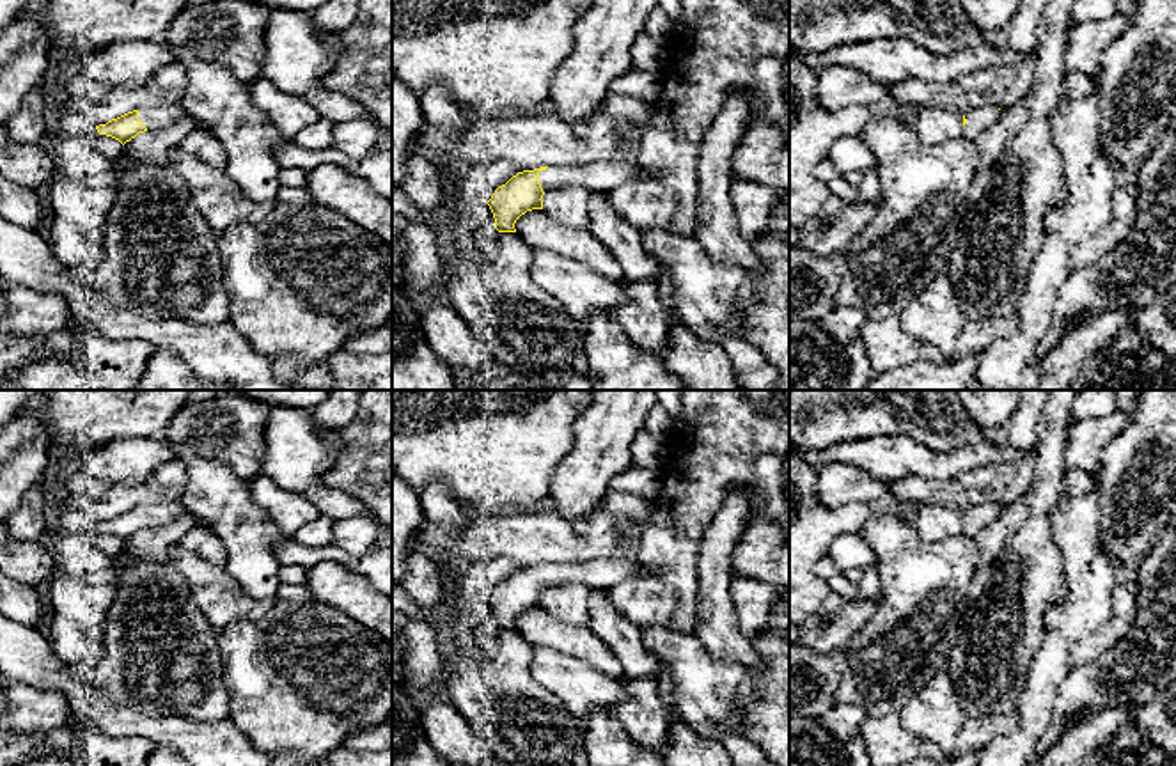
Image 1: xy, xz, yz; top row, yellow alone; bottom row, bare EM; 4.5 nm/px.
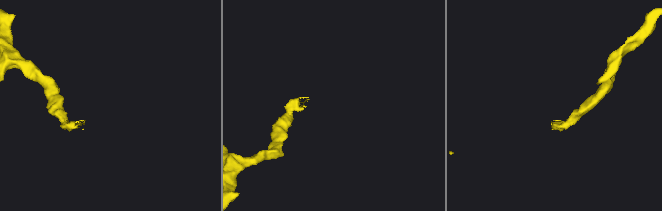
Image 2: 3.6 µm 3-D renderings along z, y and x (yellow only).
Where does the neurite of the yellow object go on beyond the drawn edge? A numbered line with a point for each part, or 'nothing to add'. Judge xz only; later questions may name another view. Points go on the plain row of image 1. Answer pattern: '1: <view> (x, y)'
1: xz (602, 573)

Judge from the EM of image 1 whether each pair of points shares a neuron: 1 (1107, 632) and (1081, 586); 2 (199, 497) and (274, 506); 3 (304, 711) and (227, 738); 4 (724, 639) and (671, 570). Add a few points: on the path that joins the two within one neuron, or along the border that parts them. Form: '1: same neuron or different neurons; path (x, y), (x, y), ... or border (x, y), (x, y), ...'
1: different neurons; border (1116, 587), (1113, 614), (1098, 630)
2: different neurons; border (249, 484), (250, 497), (284, 536)
3: different neurons; border (227, 719), (254, 747)
4: different neurons; border (697, 562), (696, 633)

